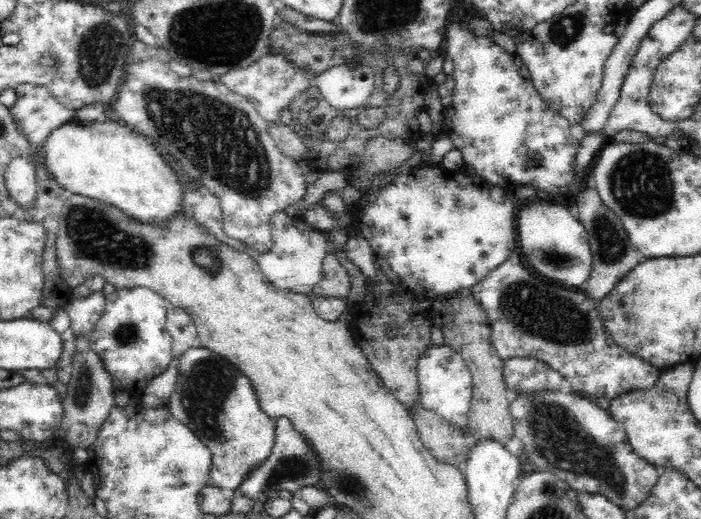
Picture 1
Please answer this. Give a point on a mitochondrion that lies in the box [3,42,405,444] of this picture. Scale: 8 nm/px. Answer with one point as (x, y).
(209, 134)

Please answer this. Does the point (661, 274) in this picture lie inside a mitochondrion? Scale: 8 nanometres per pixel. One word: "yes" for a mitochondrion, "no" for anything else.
no

